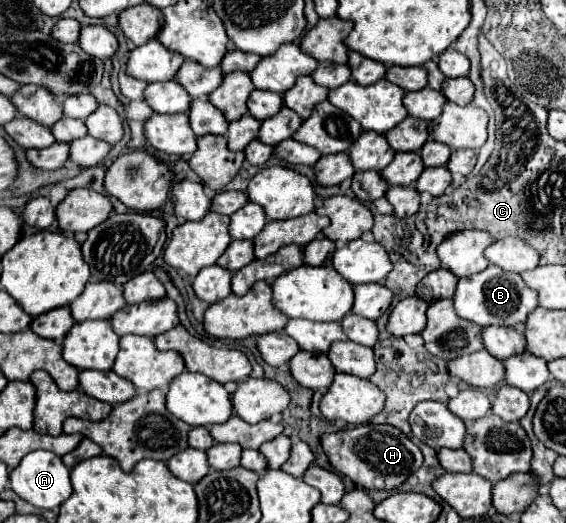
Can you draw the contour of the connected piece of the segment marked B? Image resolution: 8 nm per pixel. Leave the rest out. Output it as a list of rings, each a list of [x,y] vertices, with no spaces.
[[[492,265],[474,277],[464,277],[458,281],[454,307],[458,317],[472,321],[480,327],[518,327],[524,325],[528,315],[538,307],[538,293],[534,293],[534,289],[530,289],[518,273],[508,273],[502,267]]]

